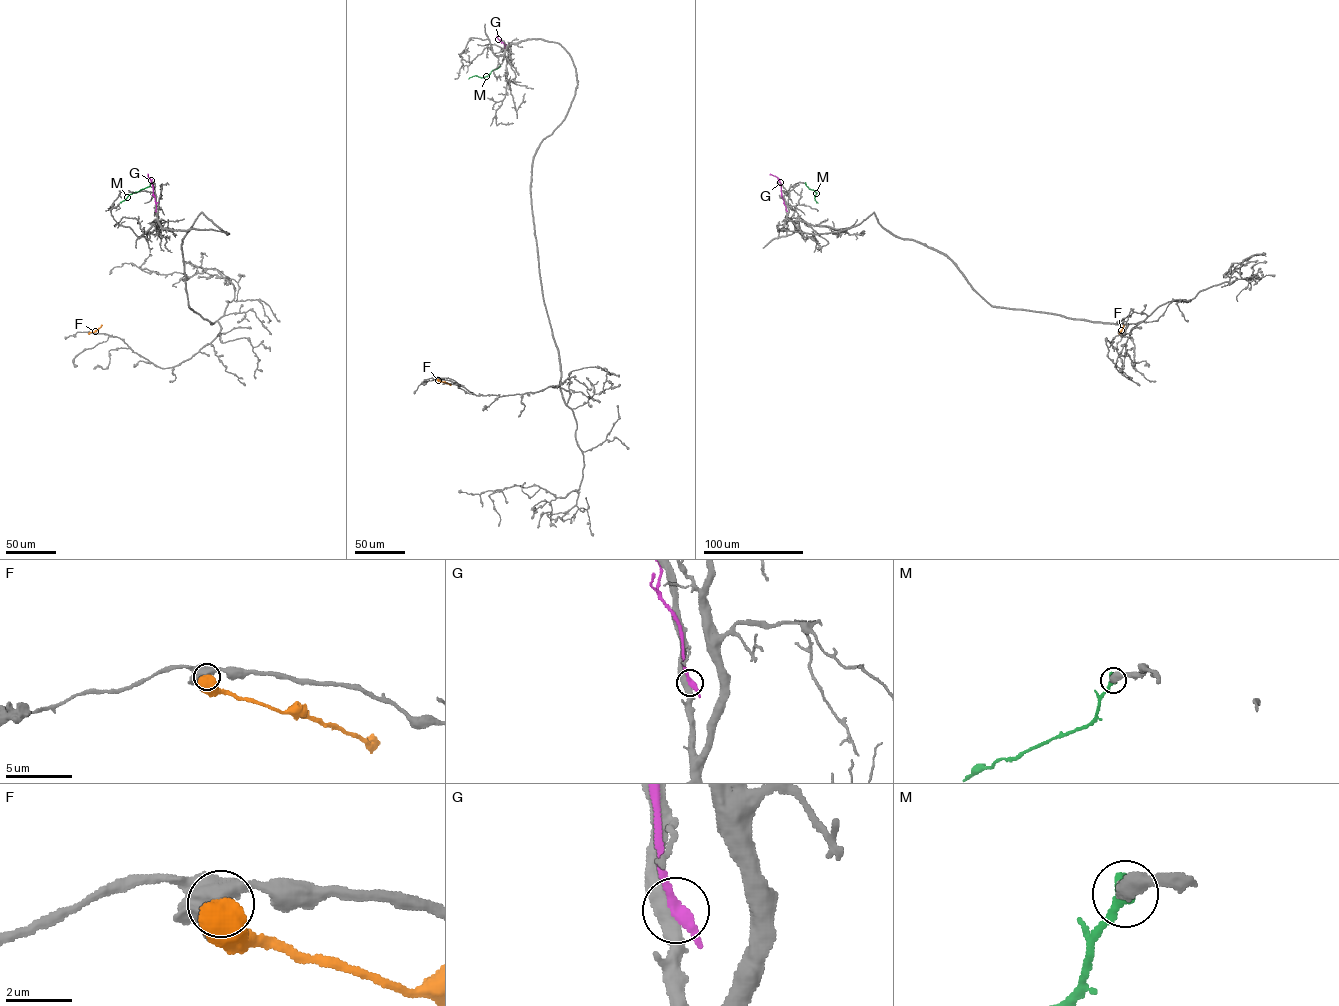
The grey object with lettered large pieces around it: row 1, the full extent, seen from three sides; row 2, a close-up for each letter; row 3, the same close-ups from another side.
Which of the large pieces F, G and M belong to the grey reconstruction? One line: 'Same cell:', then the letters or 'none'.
Same cell: M

